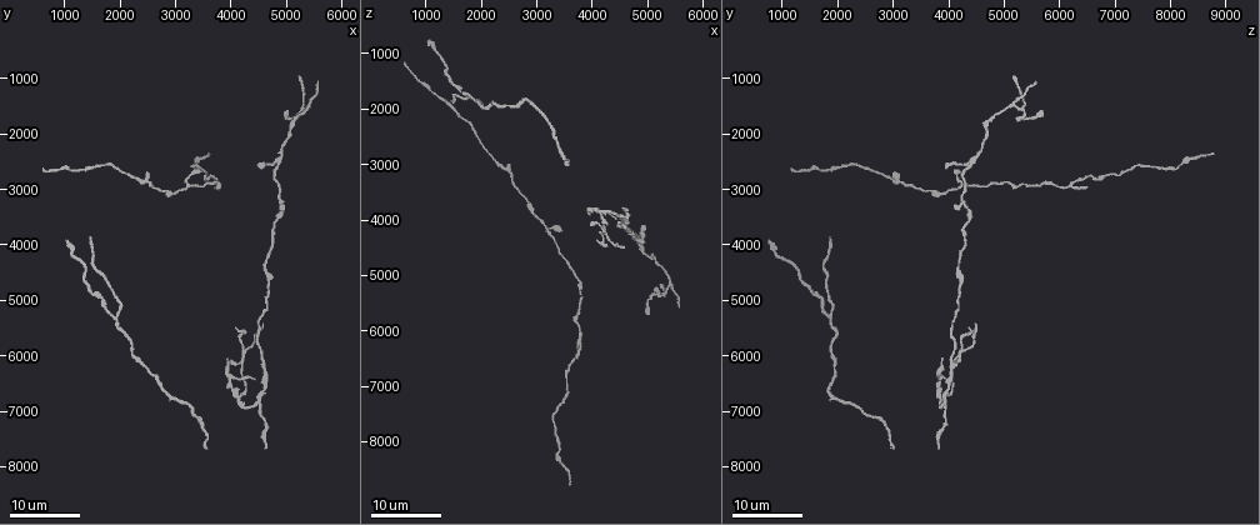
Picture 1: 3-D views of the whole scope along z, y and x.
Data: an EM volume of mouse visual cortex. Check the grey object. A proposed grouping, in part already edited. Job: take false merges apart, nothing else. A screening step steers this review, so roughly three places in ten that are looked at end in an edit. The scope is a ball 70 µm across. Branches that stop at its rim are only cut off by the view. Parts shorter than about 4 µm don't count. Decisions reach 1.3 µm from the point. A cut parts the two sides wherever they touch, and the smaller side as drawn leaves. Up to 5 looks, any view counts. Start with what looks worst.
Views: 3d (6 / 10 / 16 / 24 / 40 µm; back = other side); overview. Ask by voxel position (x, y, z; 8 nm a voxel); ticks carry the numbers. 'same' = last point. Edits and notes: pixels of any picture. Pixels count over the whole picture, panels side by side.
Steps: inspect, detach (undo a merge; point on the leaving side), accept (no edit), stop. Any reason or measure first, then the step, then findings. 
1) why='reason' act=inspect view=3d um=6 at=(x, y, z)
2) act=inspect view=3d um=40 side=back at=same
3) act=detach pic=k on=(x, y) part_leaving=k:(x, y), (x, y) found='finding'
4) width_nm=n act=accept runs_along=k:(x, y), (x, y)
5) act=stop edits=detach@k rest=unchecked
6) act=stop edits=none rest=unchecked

why='small branch off a trunk' act=inspect view=3d um=16 at=(3250, 2950, 4300)

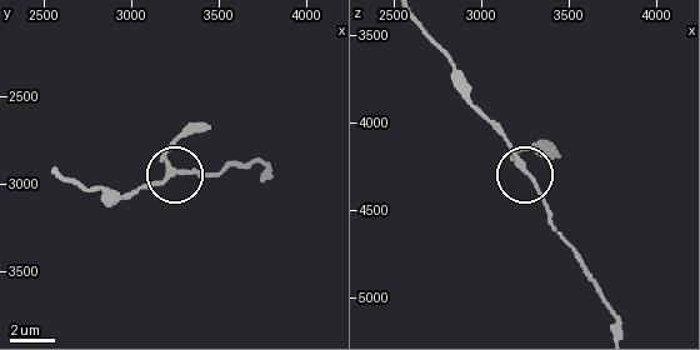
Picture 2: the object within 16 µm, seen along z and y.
act=inspect view=3d um=10 at=(3240, 2940, 4240)

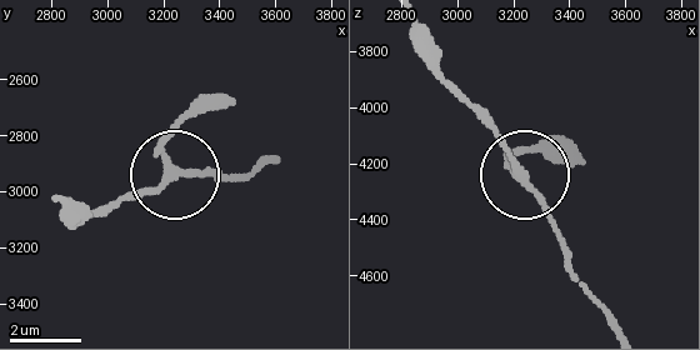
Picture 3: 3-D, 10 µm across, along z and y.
why='other side' act=inspect view=3d um=10 side=back at=(3230, 2930, 4240)

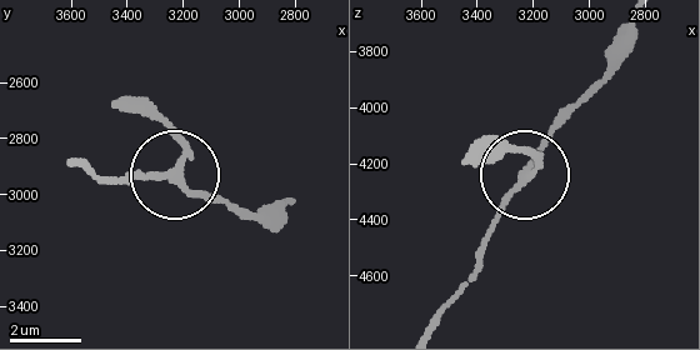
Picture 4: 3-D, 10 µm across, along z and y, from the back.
arms=3 act=accept found='one neuron here'

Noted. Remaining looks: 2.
why='three-way junction' act=inspect view=3d um=24 at=(1950, 5350, 1850)

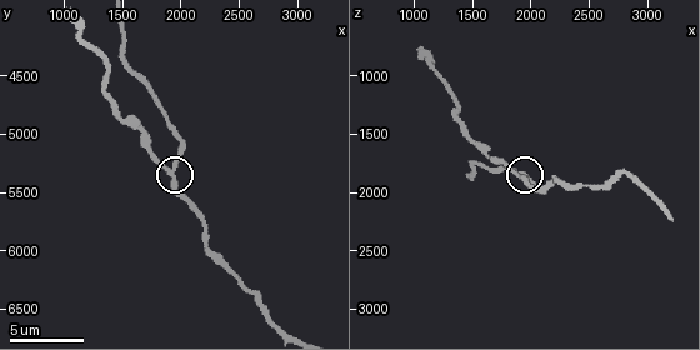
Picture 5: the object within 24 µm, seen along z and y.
act=inspect view=3d um=6 at=(1900, 5280, 1880)

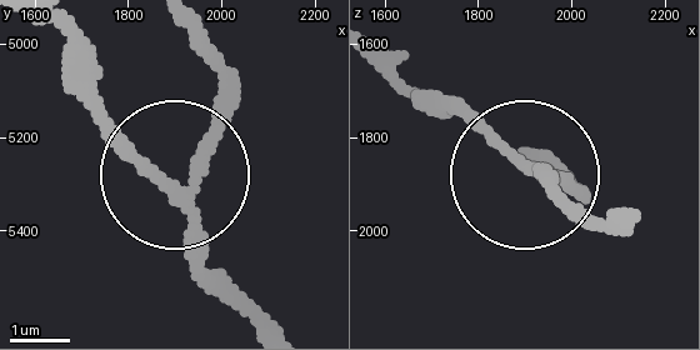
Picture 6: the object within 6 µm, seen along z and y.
arms=3 act=detach pic=6 on=(221, 114) part_leaving=6:(188, 188), (218, 103), (198, 28) found='two neurons meet here'

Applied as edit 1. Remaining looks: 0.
act=stop edits=detach@6 rest=unchecked

